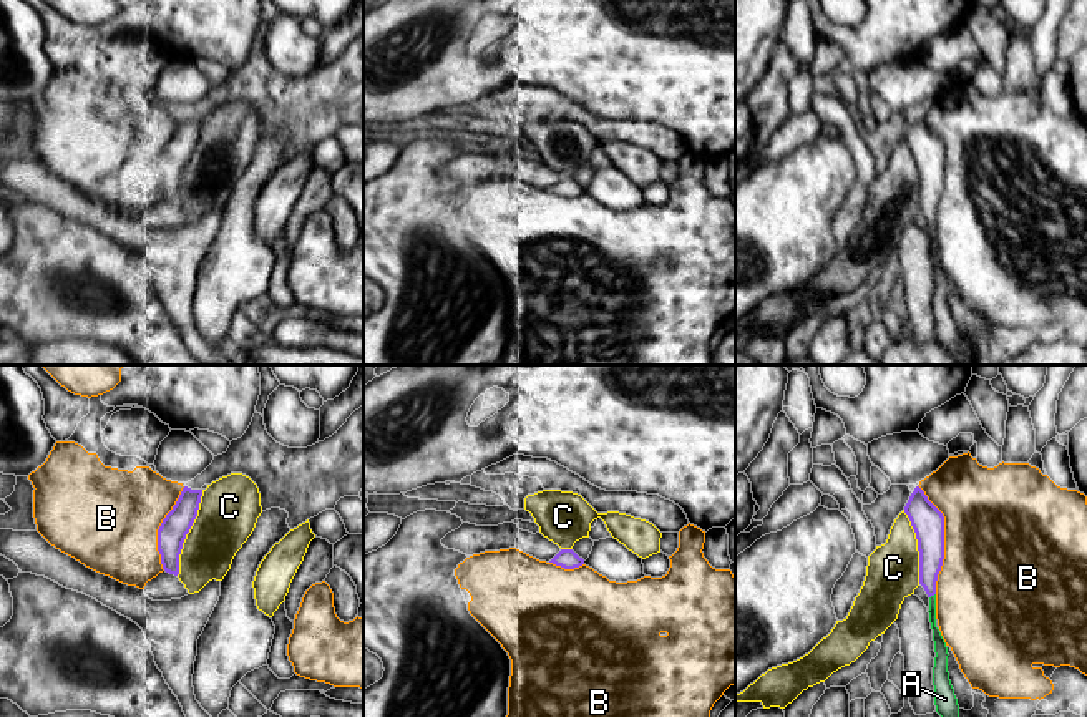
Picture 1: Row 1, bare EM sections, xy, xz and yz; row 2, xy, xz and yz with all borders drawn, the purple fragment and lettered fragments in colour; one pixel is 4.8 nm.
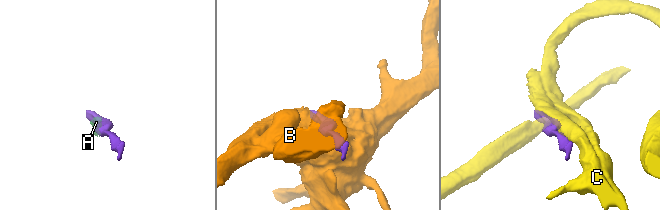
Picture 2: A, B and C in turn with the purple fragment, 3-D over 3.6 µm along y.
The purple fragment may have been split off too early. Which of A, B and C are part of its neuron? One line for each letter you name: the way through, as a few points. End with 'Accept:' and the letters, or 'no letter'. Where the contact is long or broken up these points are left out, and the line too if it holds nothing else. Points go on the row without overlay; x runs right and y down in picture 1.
A: across yz (930, 171), (931, 223), (931, 248), (940, 273)
Accept: A

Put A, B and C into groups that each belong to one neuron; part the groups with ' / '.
A / B / C

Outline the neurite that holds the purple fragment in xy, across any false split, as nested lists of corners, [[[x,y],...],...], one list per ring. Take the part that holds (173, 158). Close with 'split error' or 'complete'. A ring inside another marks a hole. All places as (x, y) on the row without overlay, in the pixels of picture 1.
[[[183,116],[176,133],[163,148],[158,158],[158,179],[163,198],[169,202],[179,202],[179,183],[186,163],[189,161],[199,138],[202,118]]] | complete

